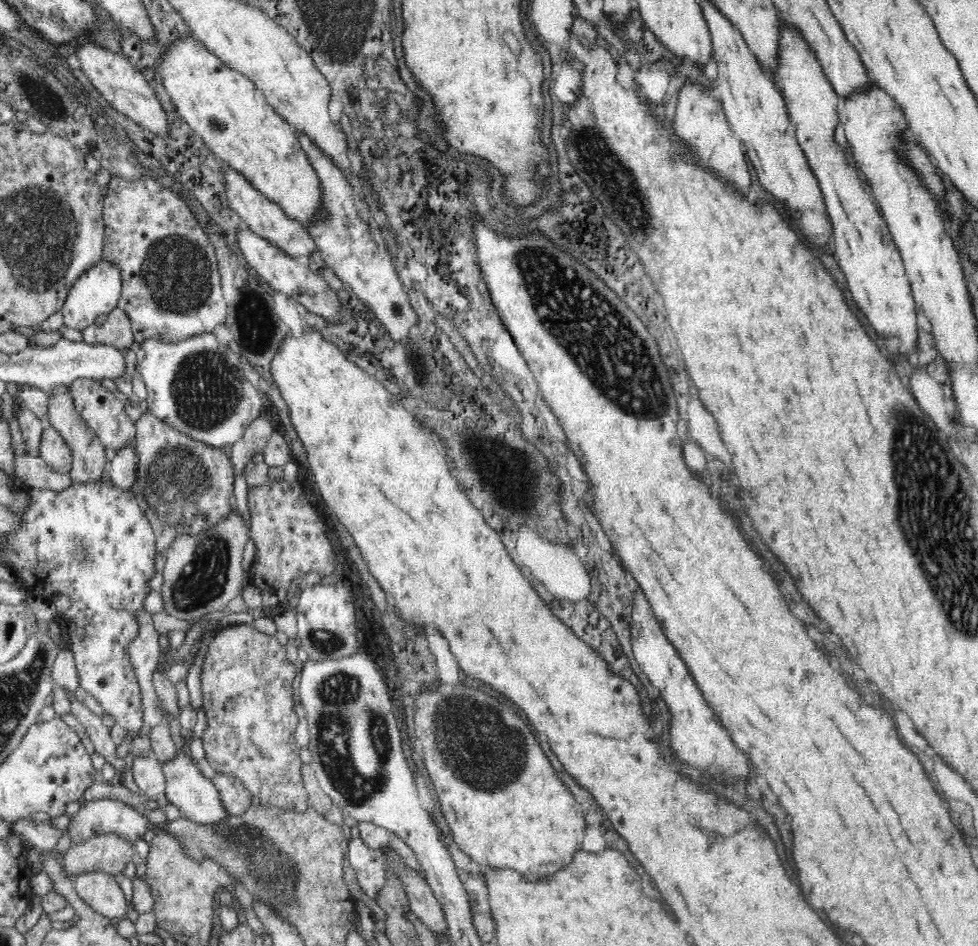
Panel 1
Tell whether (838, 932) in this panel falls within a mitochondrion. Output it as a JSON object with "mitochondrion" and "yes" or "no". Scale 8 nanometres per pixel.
{"mitochondrion":"no"}

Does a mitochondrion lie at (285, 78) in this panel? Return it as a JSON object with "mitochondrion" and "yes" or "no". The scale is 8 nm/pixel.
{"mitochondrion":"no"}

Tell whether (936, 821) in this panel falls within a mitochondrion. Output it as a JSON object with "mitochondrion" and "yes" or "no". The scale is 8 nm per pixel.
{"mitochondrion":"yes"}

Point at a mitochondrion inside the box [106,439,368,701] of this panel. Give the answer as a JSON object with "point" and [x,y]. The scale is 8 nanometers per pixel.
{"point":[181,486]}

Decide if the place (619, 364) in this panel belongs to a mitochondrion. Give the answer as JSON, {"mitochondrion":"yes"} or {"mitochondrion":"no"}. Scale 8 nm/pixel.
{"mitochondrion":"yes"}

